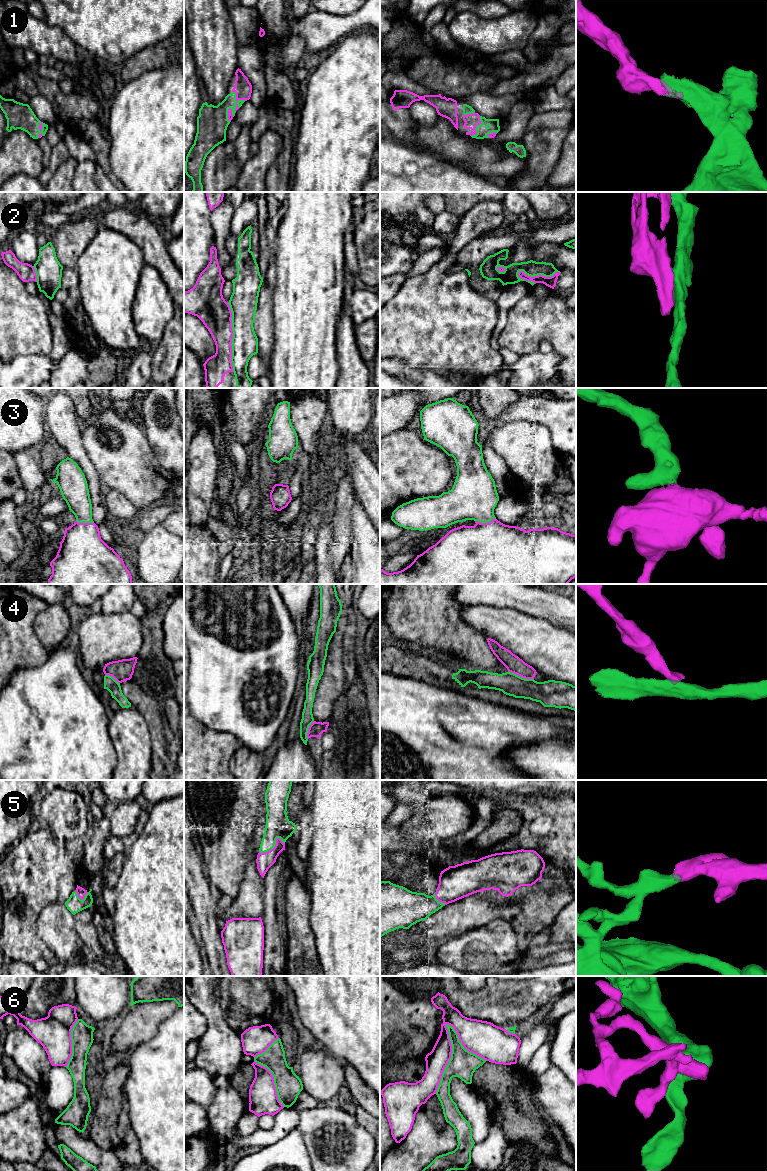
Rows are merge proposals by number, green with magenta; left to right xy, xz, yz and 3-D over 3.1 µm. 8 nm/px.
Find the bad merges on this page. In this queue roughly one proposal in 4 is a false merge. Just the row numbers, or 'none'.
2, 4, 6

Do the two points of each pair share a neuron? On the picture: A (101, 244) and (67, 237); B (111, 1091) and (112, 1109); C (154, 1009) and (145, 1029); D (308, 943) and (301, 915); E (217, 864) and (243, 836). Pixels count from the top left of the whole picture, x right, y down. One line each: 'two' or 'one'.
A: two
B: one
C: one
D: one
E: one

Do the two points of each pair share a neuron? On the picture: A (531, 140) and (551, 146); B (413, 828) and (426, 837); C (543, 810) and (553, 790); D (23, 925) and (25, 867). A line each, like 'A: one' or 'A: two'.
A: one
B: one
C: two
D: one

